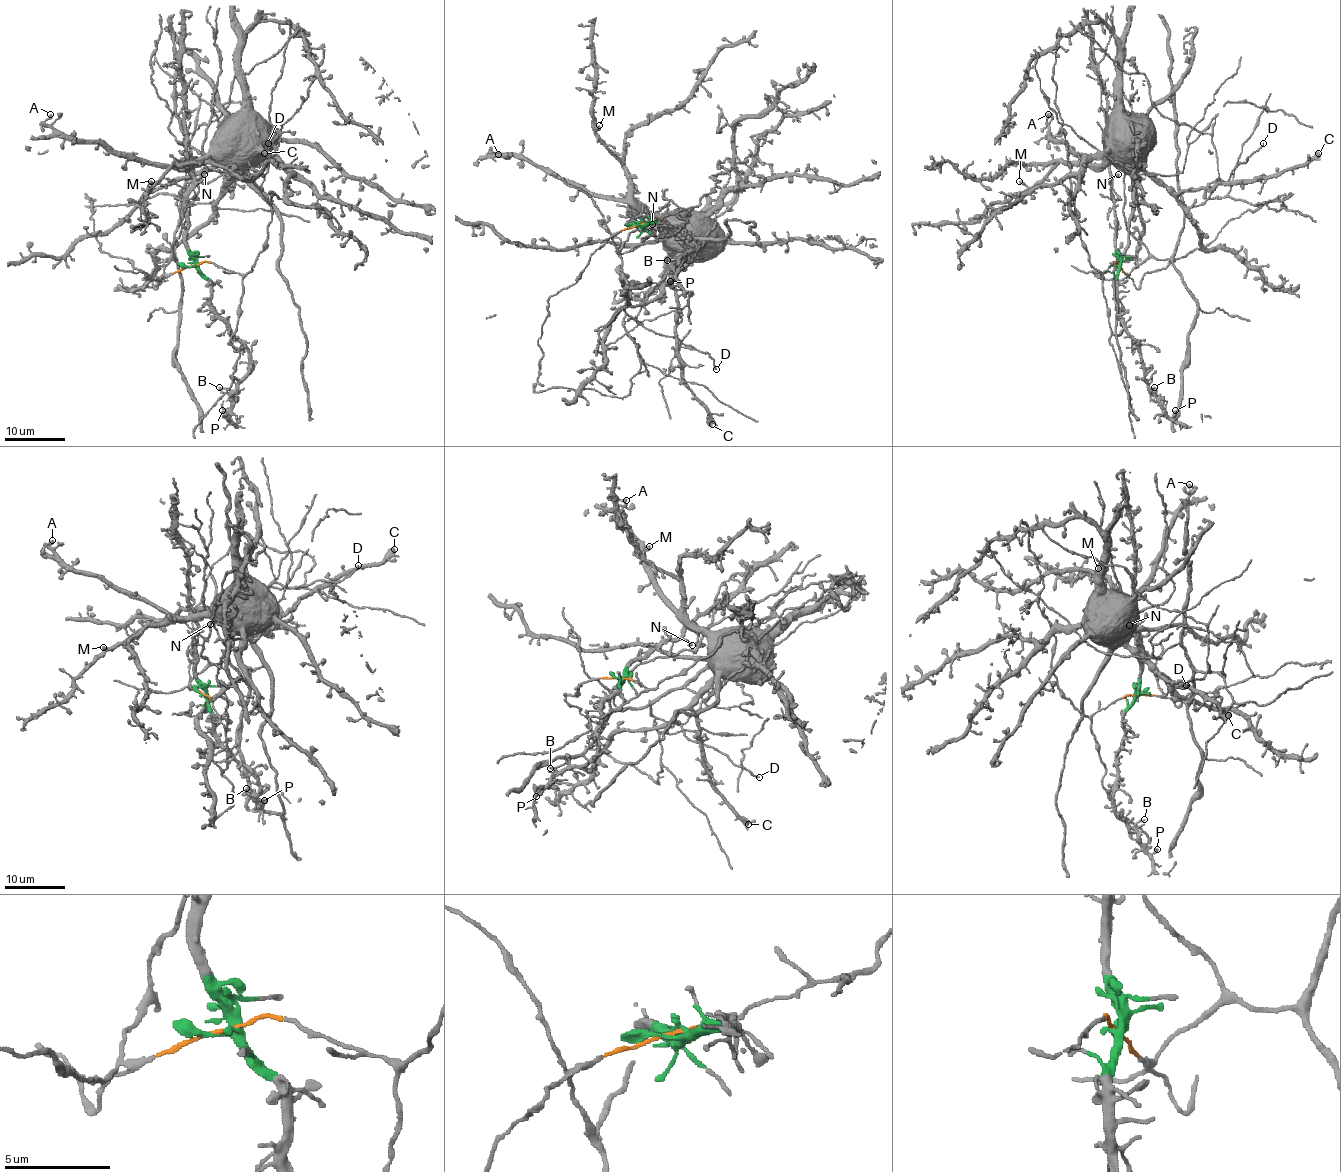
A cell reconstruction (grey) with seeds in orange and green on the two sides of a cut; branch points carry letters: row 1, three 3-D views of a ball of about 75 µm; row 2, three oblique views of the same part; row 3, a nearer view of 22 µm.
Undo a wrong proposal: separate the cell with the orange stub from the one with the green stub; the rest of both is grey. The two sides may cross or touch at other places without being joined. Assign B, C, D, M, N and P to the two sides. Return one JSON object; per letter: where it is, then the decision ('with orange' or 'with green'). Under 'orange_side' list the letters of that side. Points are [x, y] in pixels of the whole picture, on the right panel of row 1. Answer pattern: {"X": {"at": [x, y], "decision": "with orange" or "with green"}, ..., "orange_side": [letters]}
{"B": {"at": [1154, 387], "decision": "with green"}, "C": {"at": [1318, 153], "decision": "with orange"}, "D": {"at": [1263, 143], "decision": "with green"}, "M": {"at": [1019, 181], "decision": "with orange"}, "N": {"at": [1118, 174], "decision": "with green"}, "P": {"at": [1175, 410], "decision": "with green"}, "orange_side": ["C", "M"]}

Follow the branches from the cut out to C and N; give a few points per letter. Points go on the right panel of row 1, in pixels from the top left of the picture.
C: (1118, 267), (1091, 264), (1075, 220), (1059, 30), (1101, 20), (1115, 34), (1124, 147), (1174, 192), (1319, 153)
N: (1118, 267), (1112, 188), (1112, 179), (1118, 174)

